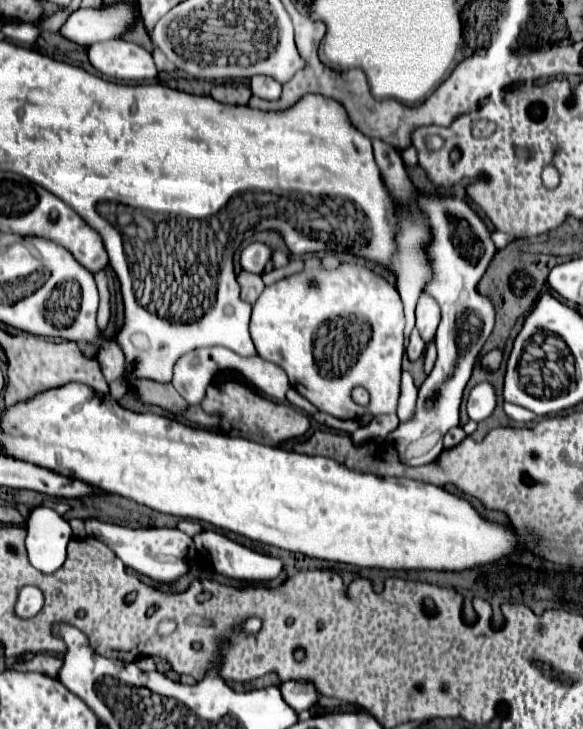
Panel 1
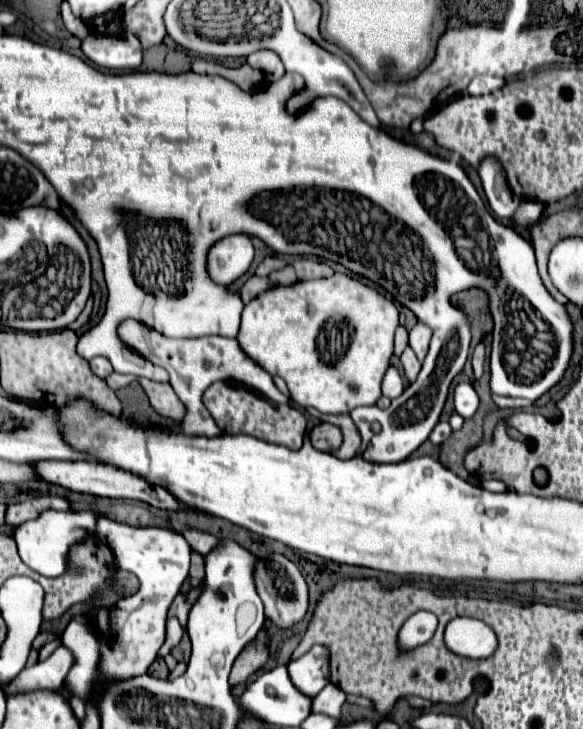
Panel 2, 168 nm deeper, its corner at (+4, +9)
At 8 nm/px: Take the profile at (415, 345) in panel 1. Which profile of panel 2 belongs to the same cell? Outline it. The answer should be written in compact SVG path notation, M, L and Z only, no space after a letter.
M398 327L396 339L394 339L394 355L400 355L406 345L408 345L408 331L404 327Z

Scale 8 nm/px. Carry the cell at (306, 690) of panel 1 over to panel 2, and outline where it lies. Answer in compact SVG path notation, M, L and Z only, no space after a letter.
M314 645L300 659L288 663L292 683L306 695L316 697L330 683L330 653L324 645Z

